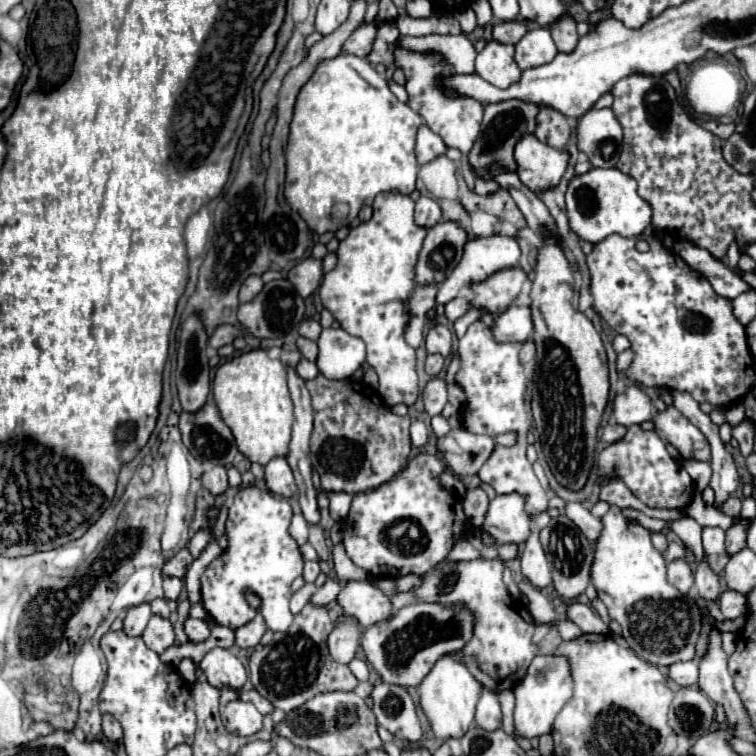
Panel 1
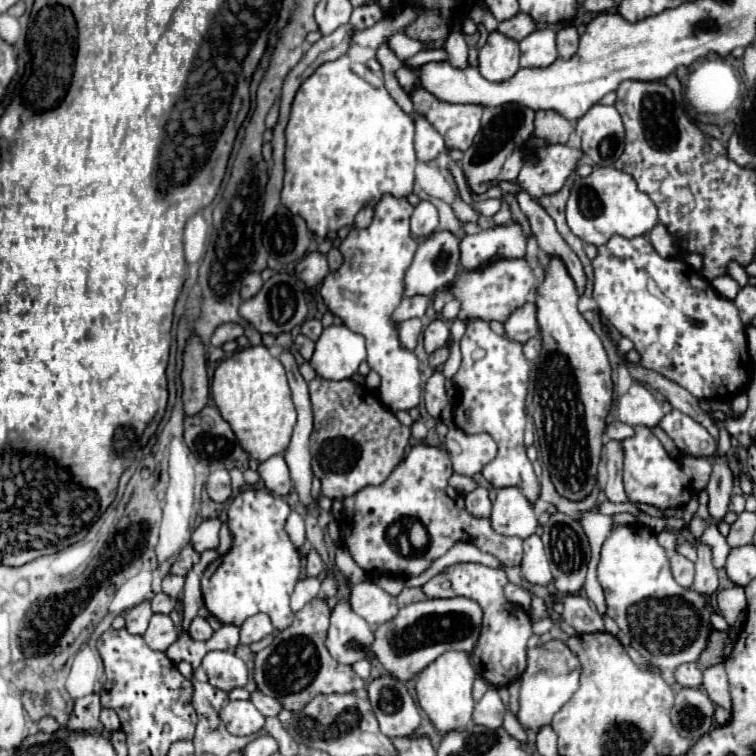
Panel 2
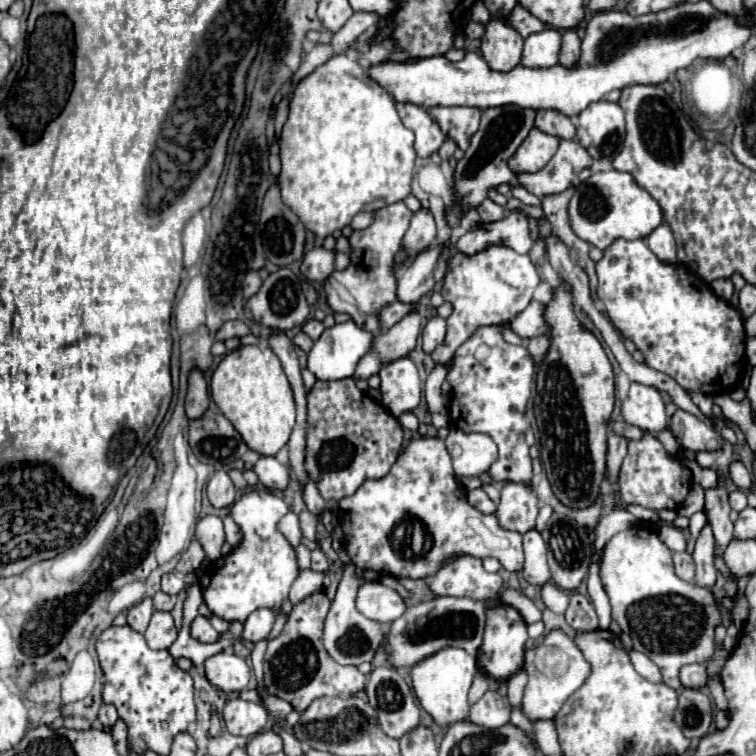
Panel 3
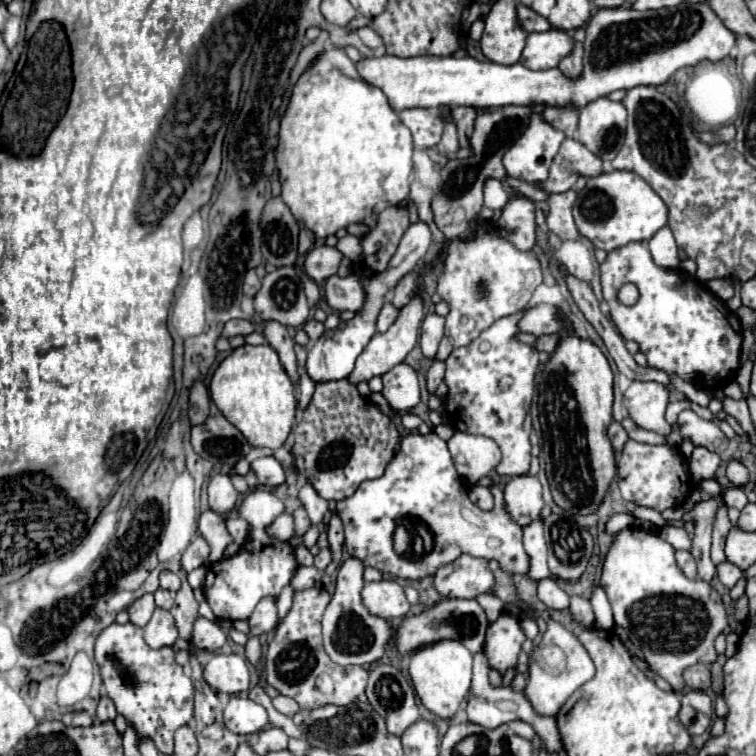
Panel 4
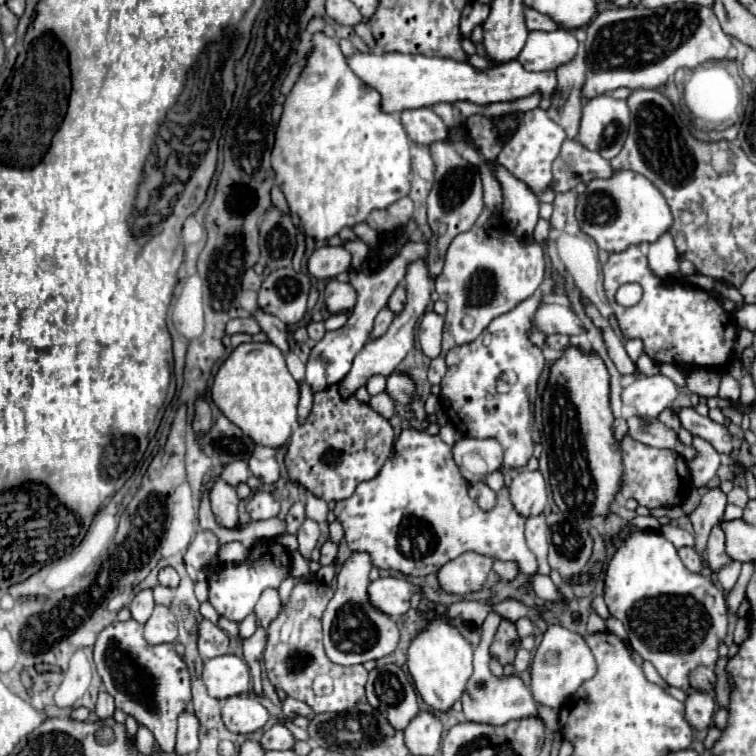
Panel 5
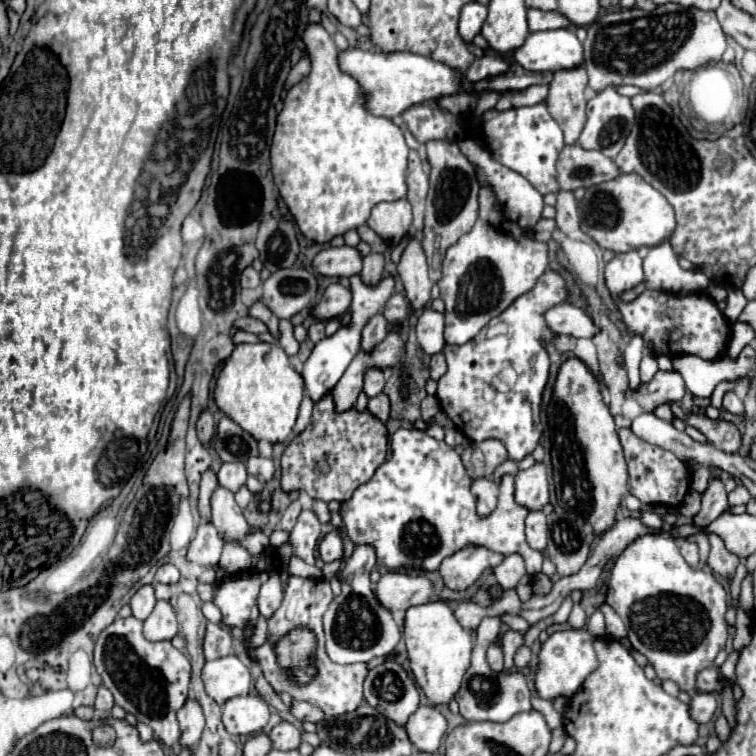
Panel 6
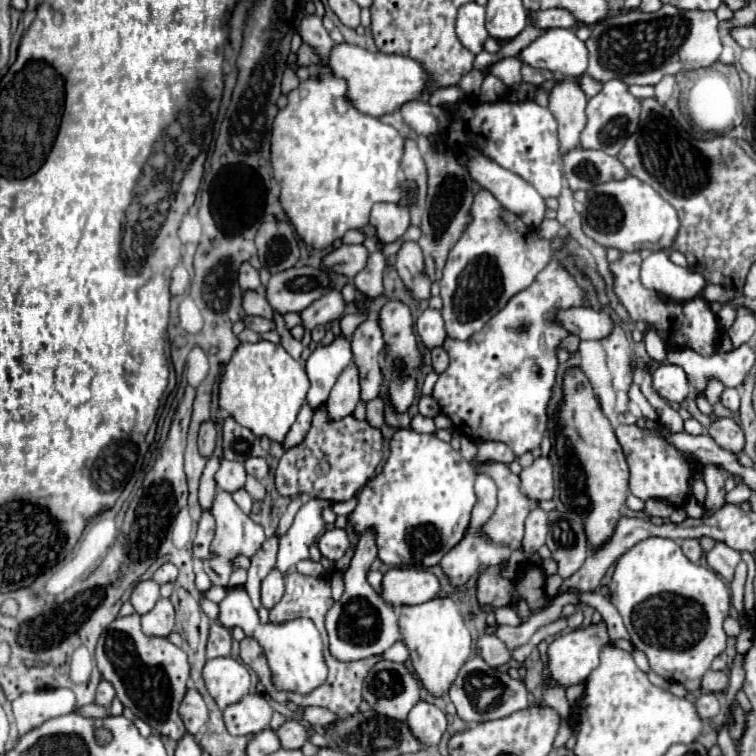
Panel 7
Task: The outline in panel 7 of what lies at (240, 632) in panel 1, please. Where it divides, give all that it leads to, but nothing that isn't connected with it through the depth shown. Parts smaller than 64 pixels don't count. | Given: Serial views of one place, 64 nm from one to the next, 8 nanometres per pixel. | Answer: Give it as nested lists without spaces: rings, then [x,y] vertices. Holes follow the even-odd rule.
[[[274,568],[262,582],[262,606],[266,606],[270,610],[272,606],[276,606],[280,602],[282,594],[284,594],[284,574],[276,572],[276,568]]]

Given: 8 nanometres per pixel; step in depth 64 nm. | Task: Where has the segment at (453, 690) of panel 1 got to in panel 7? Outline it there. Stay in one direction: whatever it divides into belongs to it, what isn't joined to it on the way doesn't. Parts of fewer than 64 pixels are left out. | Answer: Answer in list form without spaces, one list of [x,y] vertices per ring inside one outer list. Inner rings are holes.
[[[440,596],[424,604],[400,606],[400,634],[410,650],[414,670],[426,690],[434,696],[446,694],[472,652],[472,636],[462,614],[458,612],[456,602],[450,596]]]

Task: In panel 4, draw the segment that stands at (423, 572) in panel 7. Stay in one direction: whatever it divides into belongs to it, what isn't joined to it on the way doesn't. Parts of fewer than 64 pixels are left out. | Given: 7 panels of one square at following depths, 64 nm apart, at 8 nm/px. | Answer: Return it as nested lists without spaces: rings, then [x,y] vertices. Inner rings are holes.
[[[378,580],[378,582],[368,582],[362,592],[364,606],[370,610],[374,616],[382,616],[386,620],[392,618],[402,618],[408,614],[410,604],[404,594],[404,586],[398,584],[396,580]]]

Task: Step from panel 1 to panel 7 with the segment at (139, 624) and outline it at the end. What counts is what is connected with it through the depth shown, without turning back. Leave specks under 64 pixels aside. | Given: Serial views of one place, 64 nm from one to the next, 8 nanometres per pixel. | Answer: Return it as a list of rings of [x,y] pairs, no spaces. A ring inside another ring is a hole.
[[[142,580],[136,584],[130,602],[136,608],[136,612],[142,616],[154,608],[158,598],[160,598],[160,586],[154,580]]]

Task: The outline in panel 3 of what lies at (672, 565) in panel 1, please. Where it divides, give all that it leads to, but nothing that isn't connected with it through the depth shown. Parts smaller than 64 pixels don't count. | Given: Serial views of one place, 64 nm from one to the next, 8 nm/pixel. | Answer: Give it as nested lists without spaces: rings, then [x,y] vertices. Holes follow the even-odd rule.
[[[674,552],[674,566],[676,566],[676,574],[682,580],[694,582],[694,564],[688,552]]]

